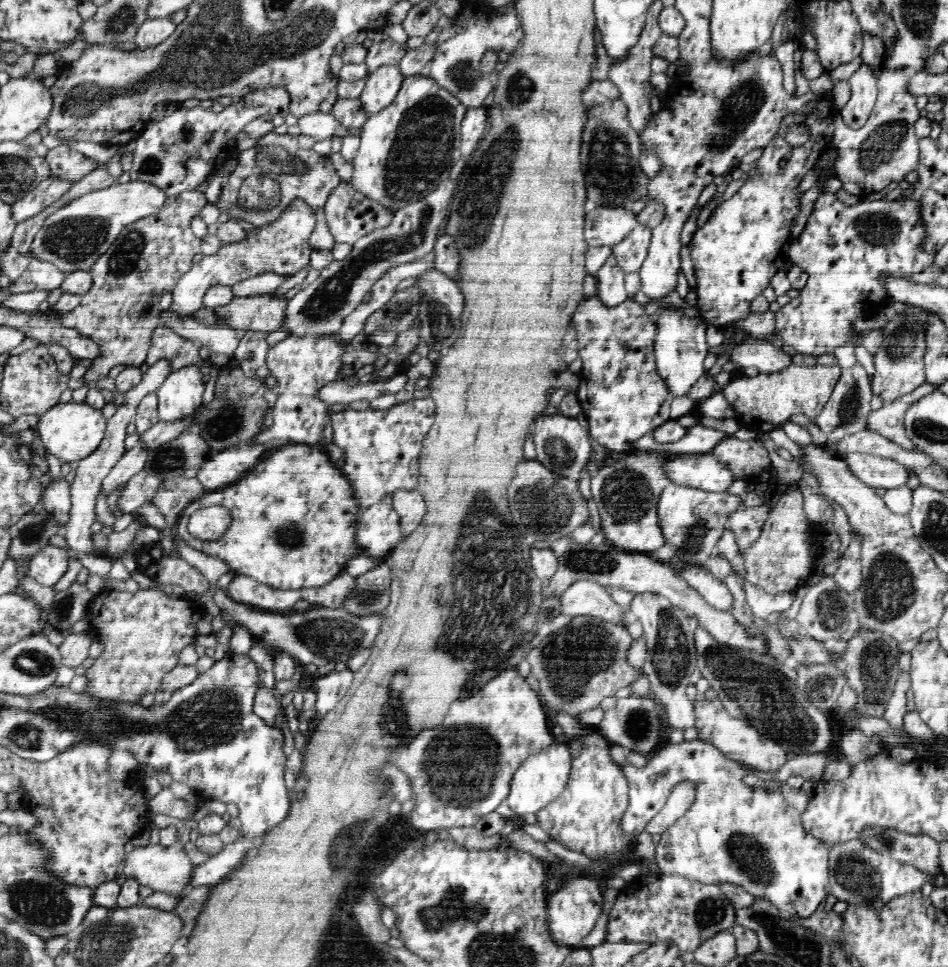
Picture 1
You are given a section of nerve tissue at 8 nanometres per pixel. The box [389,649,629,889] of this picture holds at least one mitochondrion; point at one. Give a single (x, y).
(451, 780)

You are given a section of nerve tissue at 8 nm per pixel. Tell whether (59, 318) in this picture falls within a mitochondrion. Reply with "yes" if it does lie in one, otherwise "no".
no

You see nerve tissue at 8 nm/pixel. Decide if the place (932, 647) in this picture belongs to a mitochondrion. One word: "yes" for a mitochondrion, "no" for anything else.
no

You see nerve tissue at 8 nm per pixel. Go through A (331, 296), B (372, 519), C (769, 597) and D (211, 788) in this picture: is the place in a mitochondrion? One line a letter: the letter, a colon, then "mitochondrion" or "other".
A: mitochondrion
B: other
C: other
D: other

